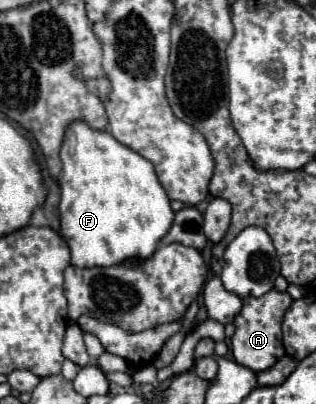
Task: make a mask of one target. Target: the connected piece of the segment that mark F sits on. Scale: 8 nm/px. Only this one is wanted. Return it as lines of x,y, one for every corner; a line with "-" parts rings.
74,120
66,128
60,158
62,158
60,234
66,238
72,250
72,264
80,268
112,266
132,256
138,256
140,260
152,256
152,252
158,248
160,238
170,230
174,218
174,210
170,208
170,200
156,178
152,162
148,162
144,156
136,154
128,146
120,144
106,130
94,130
84,120

